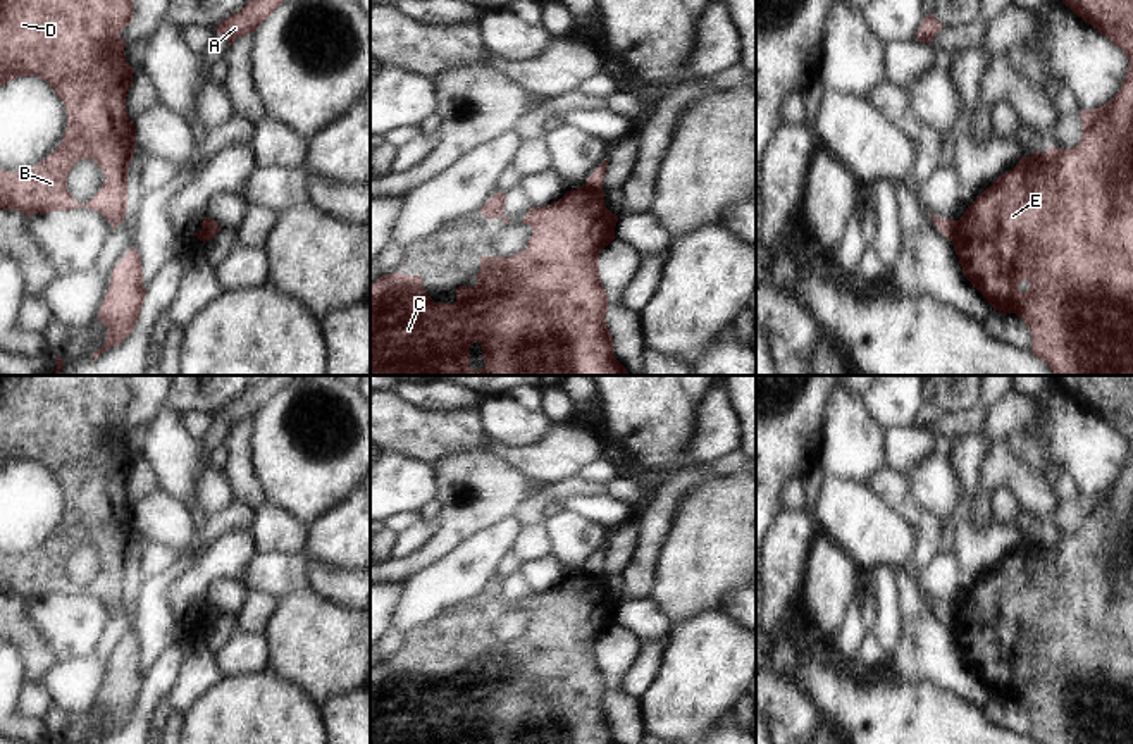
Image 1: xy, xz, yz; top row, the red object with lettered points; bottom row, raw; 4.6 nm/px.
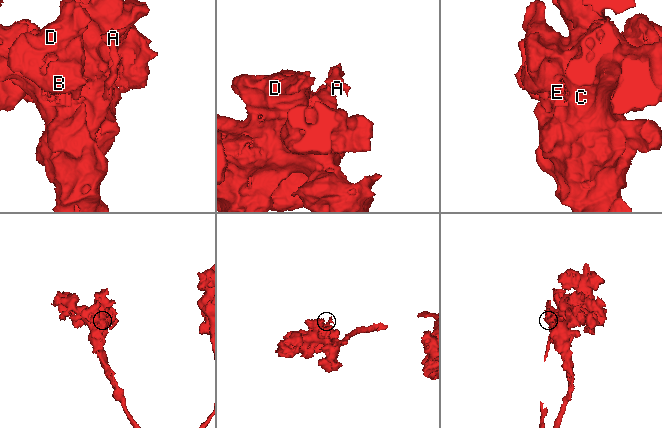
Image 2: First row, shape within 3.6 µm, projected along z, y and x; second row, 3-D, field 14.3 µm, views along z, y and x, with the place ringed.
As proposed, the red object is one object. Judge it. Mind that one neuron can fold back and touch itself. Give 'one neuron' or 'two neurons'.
two neurons

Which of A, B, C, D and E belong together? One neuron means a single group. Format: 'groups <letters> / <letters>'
groups A / B C D E

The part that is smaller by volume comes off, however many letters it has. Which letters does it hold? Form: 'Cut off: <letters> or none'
Cut off: A

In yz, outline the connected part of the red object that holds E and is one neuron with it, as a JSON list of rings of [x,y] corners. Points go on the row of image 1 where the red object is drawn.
[[[1062,0],[1062,3],[1124,52],[1128,57],[1124,81],[1107,105],[1081,110],[1083,136],[1076,146],[1069,150],[1050,146],[1047,152],[1023,157],[976,196],[956,220],[952,243],[966,279],[994,310],[1004,315],[1016,313],[1025,320],[1031,332],[1031,353],[1043,360],[1054,375],[1133,375],[1133,0]]]

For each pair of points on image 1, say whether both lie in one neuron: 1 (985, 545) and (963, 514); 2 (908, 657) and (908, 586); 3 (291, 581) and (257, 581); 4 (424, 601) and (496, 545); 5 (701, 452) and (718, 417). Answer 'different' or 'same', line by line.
1: same
2: same
3: same
4: same
5: same

